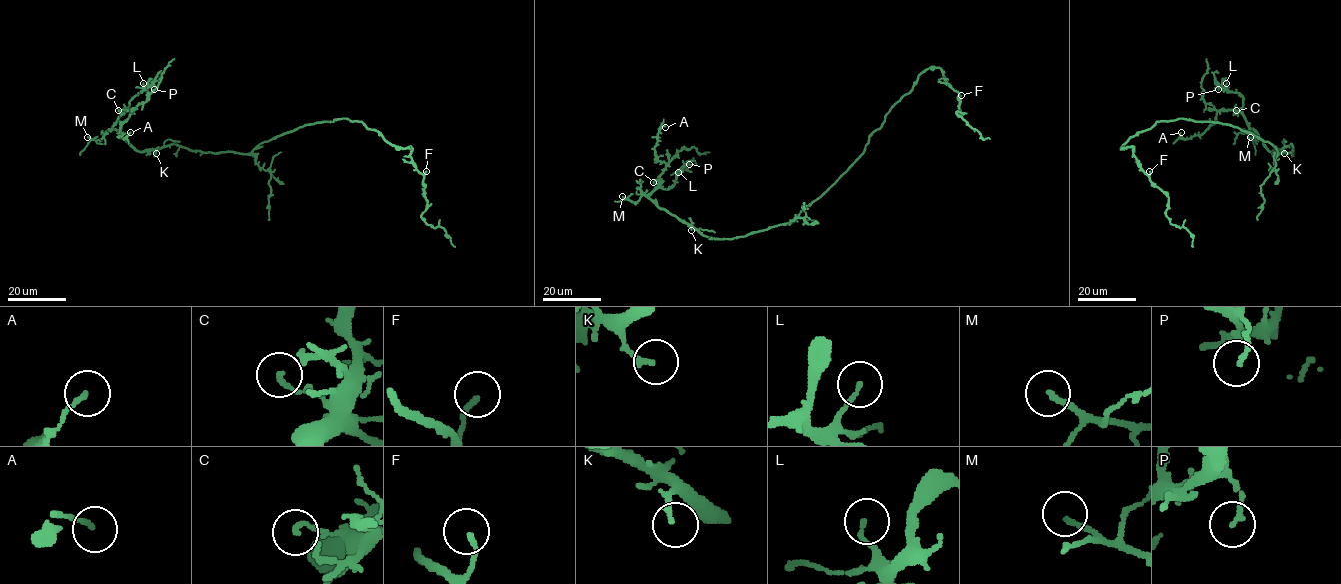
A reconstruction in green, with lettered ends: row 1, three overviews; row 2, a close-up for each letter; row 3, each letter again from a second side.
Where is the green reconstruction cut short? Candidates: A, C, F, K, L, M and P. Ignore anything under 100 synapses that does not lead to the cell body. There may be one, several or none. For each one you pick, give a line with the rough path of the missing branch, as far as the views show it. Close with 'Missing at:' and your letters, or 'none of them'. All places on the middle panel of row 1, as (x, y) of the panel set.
M: missing branch runs (622, 196), (614, 190), (635, 214), (633, 217)
Missing at: M

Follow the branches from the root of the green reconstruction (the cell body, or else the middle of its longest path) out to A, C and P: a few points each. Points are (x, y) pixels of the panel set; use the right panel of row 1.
A: (1246, 132), (1278, 153), (1292, 150), (1270, 151), (1231, 110), (1199, 135), (1181, 132)
C: (1246, 132), (1269, 142), (1278, 153), (1292, 150), (1291, 144), (1270, 151), (1236, 110)
P: (1246, 132), (1278, 153), (1292, 150), (1291, 144), (1270, 151), (1246, 122), (1242, 97), (1218, 89)

